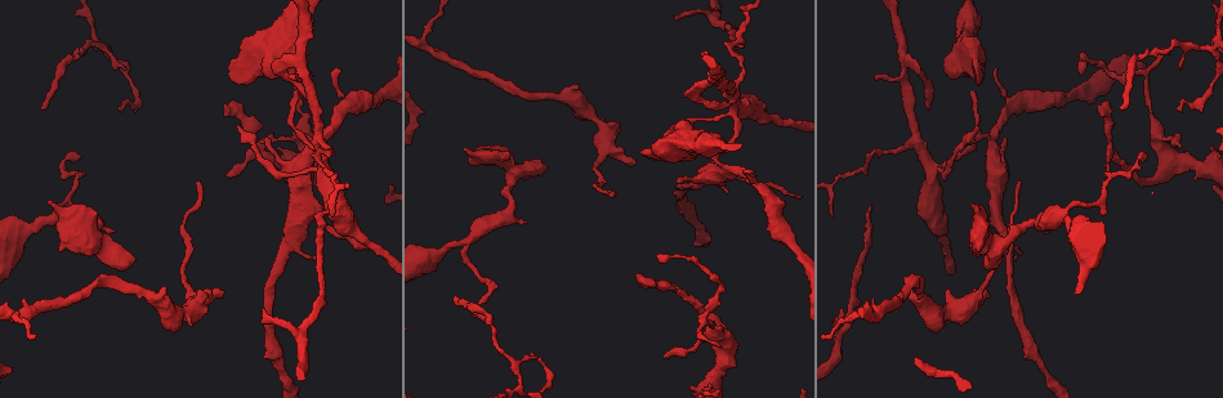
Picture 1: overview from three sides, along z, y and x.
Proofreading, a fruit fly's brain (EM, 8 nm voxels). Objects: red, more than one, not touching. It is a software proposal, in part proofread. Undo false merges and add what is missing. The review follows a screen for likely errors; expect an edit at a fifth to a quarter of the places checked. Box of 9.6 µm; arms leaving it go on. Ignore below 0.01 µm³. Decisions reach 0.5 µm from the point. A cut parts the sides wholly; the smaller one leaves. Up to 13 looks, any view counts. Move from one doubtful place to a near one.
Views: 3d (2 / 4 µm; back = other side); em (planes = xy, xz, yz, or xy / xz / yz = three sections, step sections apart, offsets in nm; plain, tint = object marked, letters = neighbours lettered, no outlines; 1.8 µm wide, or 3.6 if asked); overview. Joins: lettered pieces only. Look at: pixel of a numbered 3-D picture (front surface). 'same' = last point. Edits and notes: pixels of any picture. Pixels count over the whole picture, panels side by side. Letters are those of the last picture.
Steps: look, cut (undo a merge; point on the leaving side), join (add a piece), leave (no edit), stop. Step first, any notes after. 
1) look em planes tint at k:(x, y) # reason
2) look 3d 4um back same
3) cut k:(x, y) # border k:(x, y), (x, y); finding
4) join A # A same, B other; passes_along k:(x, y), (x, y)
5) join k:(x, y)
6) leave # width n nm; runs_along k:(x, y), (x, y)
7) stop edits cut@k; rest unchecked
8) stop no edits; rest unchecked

look 3d 4um at 1:(842, 310) # free end

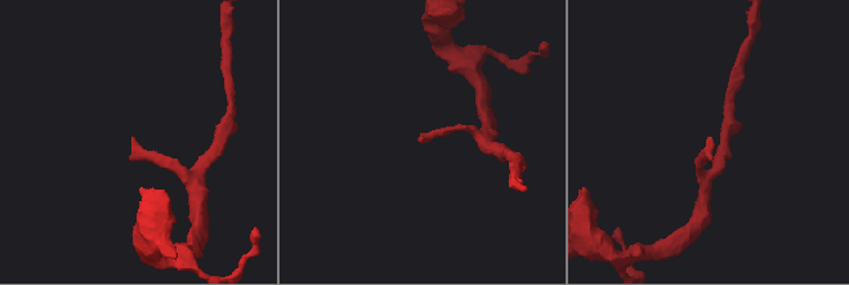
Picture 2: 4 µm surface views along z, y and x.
look em planes letters at 2:(421, 138)

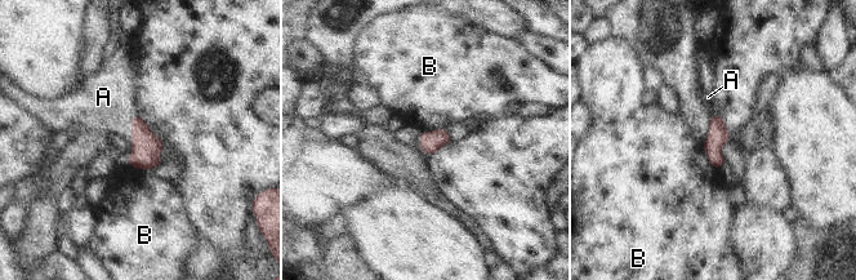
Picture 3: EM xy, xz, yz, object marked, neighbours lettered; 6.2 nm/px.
join A # width 130 nm; longest_contact B 200 nm; A same, B other; it goes on there

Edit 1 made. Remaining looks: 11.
look em planes tint at 1:(744, 45) # an open end

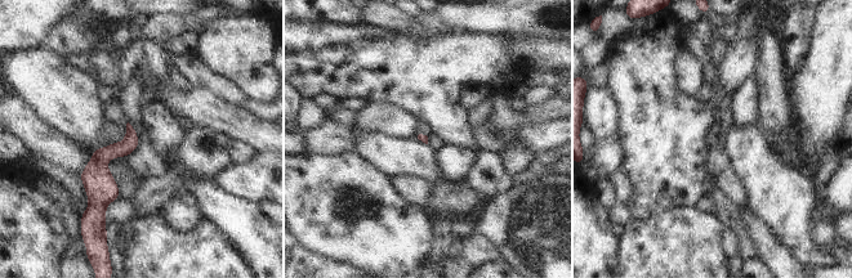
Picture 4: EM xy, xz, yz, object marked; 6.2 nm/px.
look em planes letters same

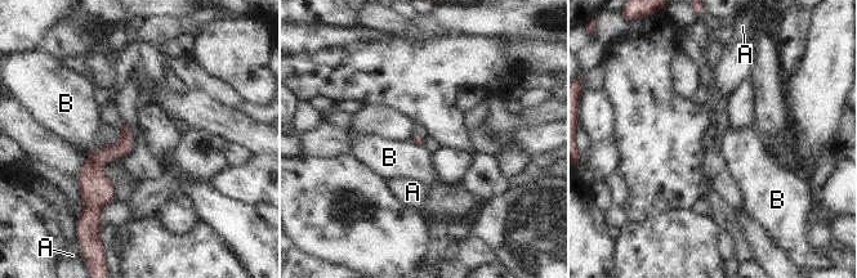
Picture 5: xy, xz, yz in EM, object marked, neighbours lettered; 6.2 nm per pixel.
leave # A other, B other; border 5:(108, 146), (89, 153); no lettered piece goes on from it

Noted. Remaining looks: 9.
look em planes letters at 1:(221, 290) # free end

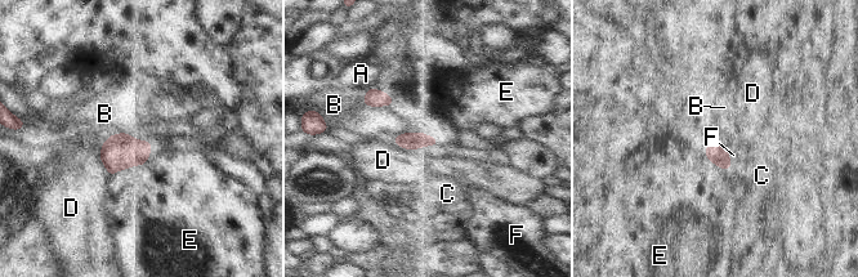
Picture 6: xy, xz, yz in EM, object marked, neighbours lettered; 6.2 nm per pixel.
join F # A other, B other, C other, D other, E other, F same; passes_along 6:(716, 152), (729, 160), (737, 161); it goes on there

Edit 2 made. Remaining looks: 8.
look em planes plain at 1:(263, 151) # branch point

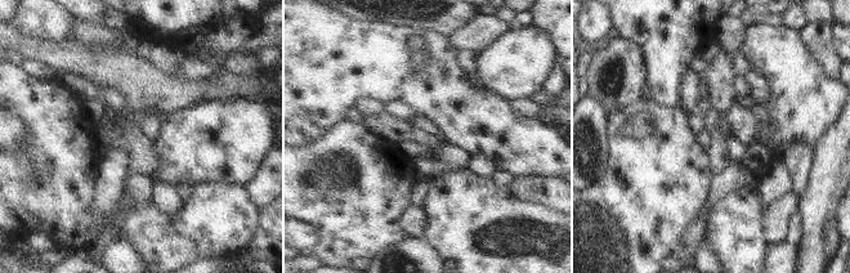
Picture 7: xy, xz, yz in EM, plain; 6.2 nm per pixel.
look em planes letters same # see the neighbours

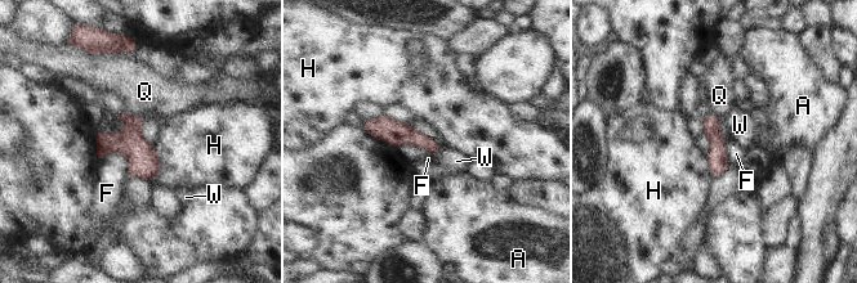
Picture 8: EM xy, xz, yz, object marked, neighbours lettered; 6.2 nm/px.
leave # A other, F other, H other, Q other, W other; border 8:(108, 152), (126, 157), (128, 176); continuous, no second neuron

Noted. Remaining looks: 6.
look em yz step 4 tint at 1:(657, 260) # an open end

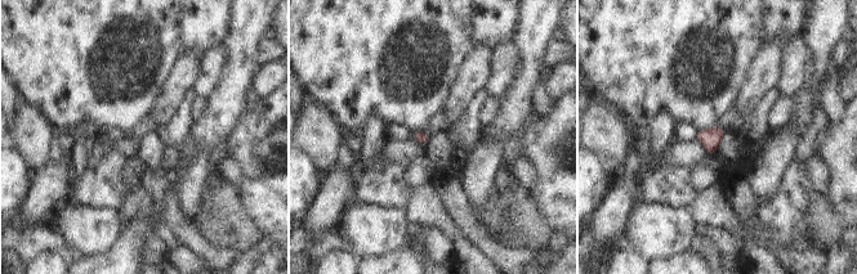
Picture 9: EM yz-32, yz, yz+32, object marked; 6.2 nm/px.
look em planes letters same

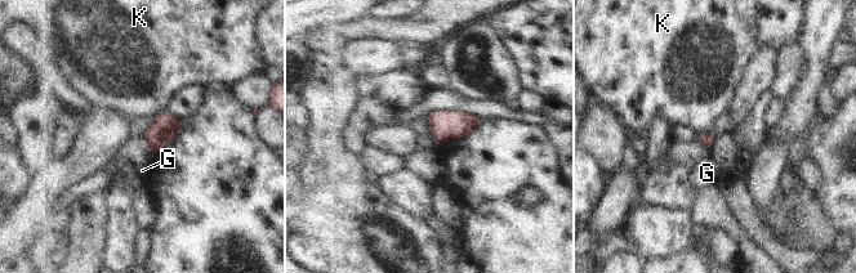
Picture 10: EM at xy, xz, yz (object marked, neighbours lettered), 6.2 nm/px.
leave # G other, K other; no lettered piece goes on from it

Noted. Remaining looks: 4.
stop edits join@3, join@6; rest unchecked

